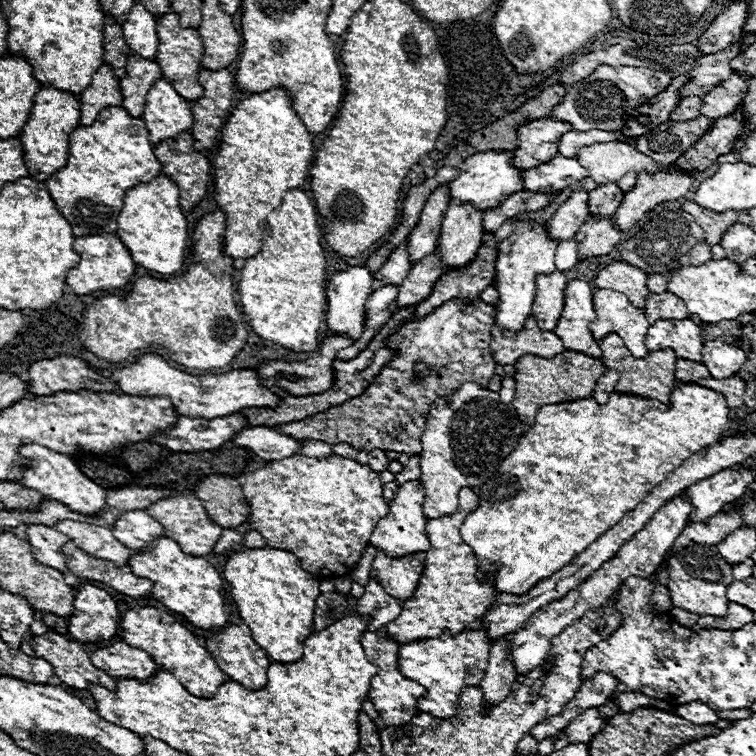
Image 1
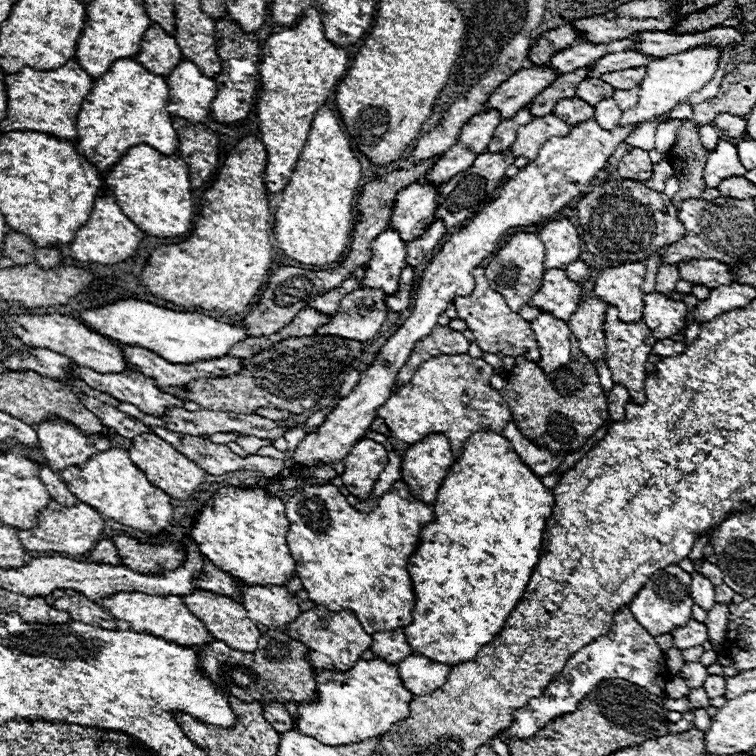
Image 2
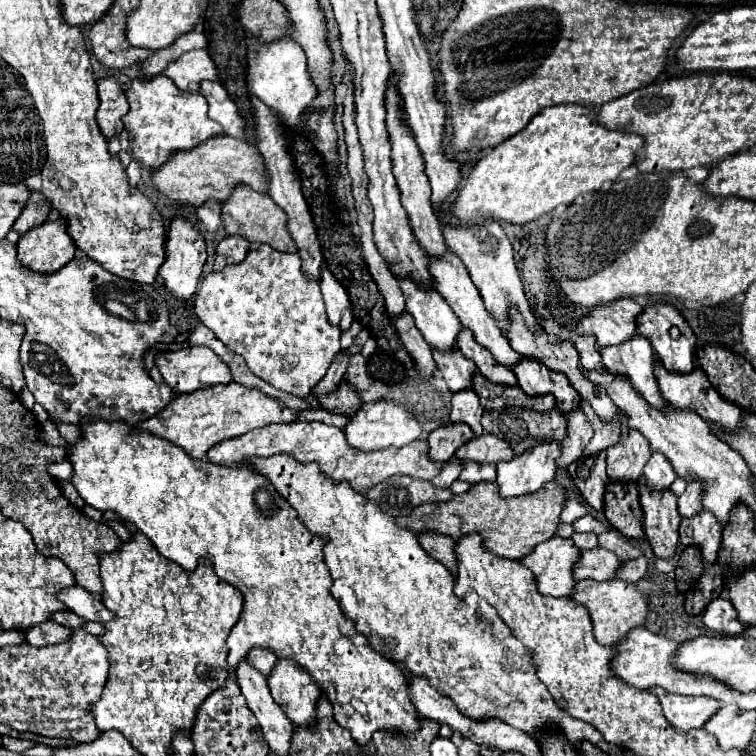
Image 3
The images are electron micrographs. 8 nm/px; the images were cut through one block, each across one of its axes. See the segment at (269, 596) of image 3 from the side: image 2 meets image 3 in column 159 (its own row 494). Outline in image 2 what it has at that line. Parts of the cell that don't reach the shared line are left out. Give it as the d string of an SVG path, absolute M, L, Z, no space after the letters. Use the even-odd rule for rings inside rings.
M476 432L466 440L462 456L450 466L450 472L436 494L436 502L430 506L436 522L422 526L414 556L408 558L414 610L412 622L404 626L404 634L416 654L440 664L456 666L470 662L482 646L494 640L502 630L504 620L522 598L530 572L538 562L544 522L552 514L552 500L552 492L542 486L540 478L530 468L526 468L502 434Z

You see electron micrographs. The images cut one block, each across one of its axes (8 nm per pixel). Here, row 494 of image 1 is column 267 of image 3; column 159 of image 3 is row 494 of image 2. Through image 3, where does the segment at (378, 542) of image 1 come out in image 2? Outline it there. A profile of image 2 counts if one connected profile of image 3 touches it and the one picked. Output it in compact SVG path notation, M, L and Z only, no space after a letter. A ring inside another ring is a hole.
M430 434L422 442L412 444L402 456L402 480L416 500L432 504L454 460L450 440L444 434Z

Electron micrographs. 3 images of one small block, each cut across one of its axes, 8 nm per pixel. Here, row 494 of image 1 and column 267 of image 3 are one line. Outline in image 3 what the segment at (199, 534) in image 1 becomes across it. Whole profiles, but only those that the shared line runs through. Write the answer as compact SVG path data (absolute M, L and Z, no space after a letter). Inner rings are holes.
M216 136L190 152L170 156L170 160L154 172L154 182L168 198L182 200L192 206L202 206L206 200L226 202L236 184L246 184L256 192L268 192L268 172L258 148L232 136Z

